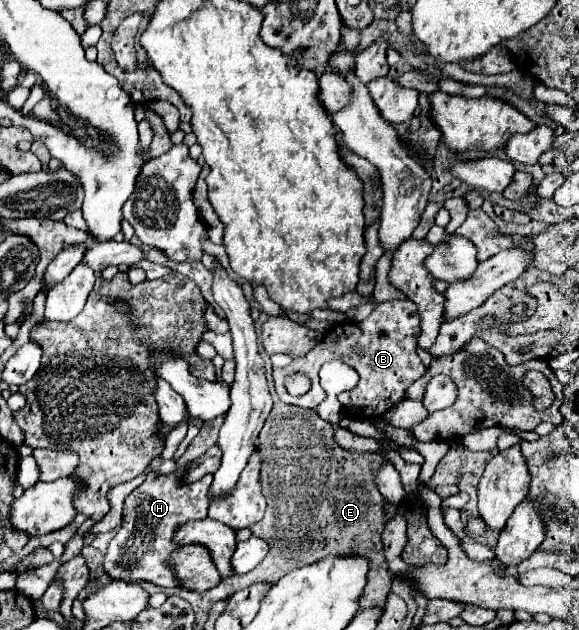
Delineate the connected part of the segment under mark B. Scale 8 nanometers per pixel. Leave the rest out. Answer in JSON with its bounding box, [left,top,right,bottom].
[274,299,426,419]

